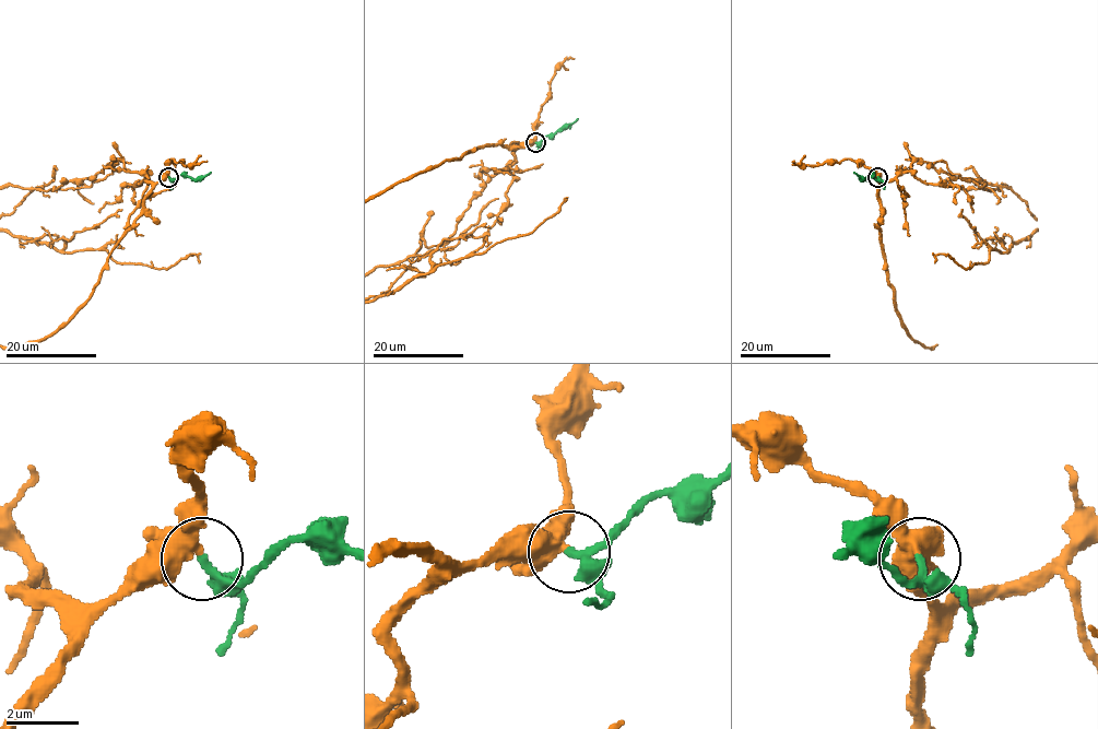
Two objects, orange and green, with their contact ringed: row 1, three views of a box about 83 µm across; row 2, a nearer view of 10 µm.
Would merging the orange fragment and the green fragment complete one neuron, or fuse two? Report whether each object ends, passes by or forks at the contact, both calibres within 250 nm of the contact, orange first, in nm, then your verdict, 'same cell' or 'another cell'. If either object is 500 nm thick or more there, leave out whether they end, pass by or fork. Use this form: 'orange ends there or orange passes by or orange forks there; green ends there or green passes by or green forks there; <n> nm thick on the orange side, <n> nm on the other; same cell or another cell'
orange passes by; green ends there; 400 nm thick on the orange side, 280 nm on the other; same cell

